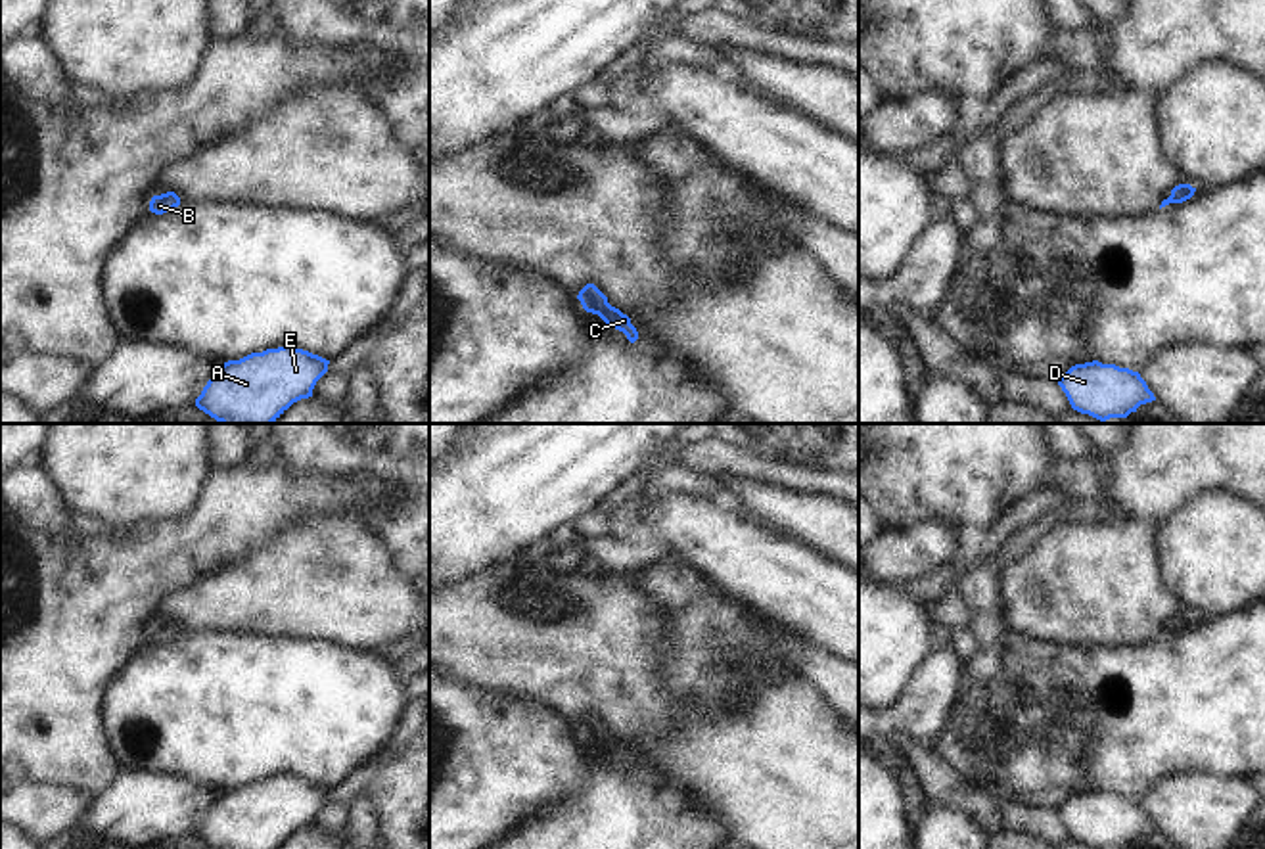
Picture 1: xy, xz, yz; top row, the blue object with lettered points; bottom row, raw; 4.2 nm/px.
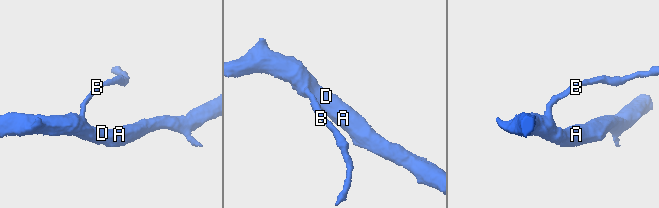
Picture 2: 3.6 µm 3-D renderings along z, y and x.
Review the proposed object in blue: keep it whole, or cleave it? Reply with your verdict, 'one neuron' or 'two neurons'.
one neuron

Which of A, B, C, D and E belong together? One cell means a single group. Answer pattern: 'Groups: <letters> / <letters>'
Groups: A B C D E

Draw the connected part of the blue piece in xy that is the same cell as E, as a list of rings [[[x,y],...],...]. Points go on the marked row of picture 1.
[[[284,345],[218,364],[196,406],[220,424],[274,424],[293,402],[312,397],[330,360]]]

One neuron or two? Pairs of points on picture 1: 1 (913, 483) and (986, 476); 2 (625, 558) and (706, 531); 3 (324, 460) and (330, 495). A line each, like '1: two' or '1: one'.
1: one
2: two
3: two

